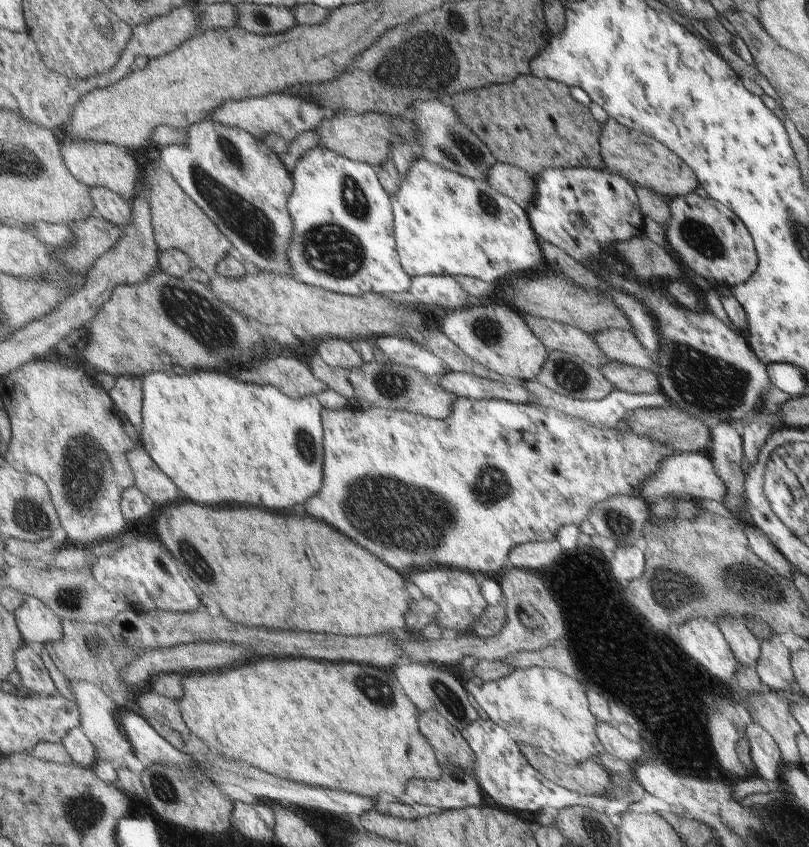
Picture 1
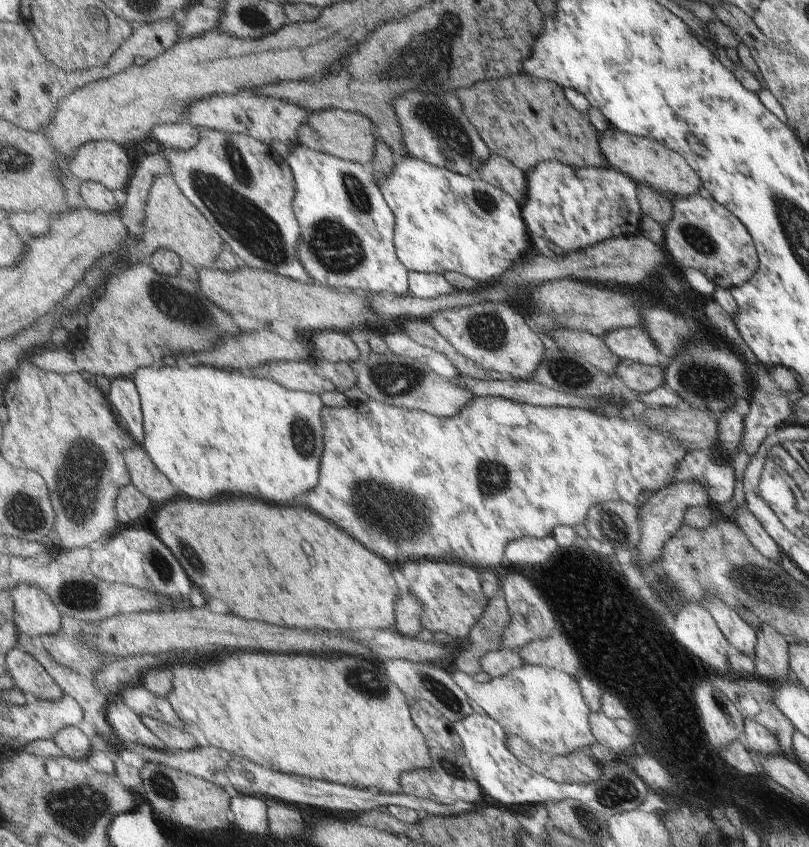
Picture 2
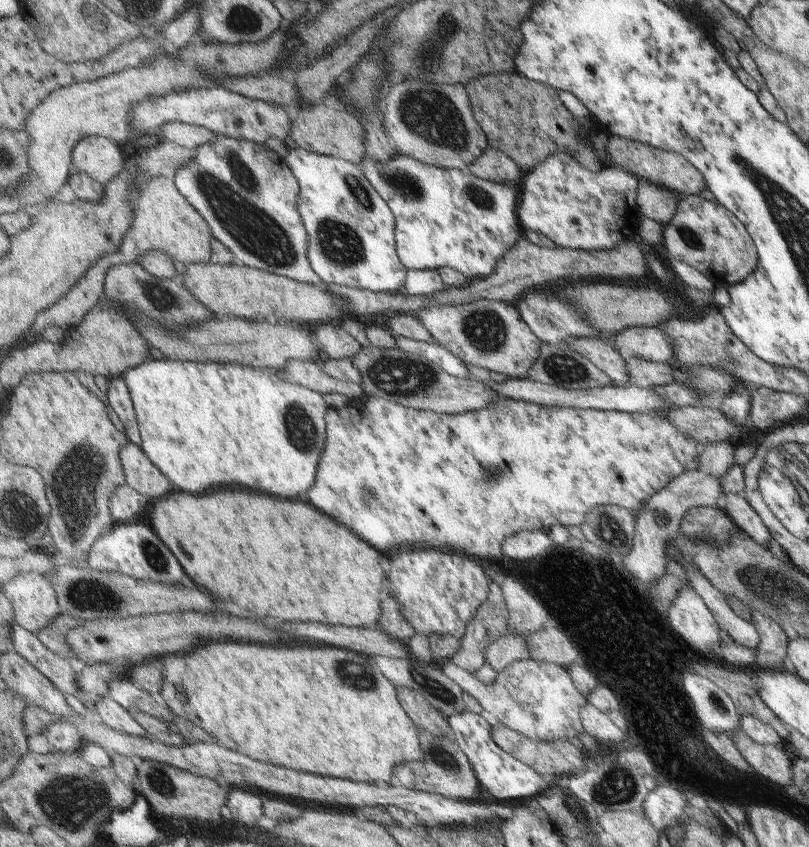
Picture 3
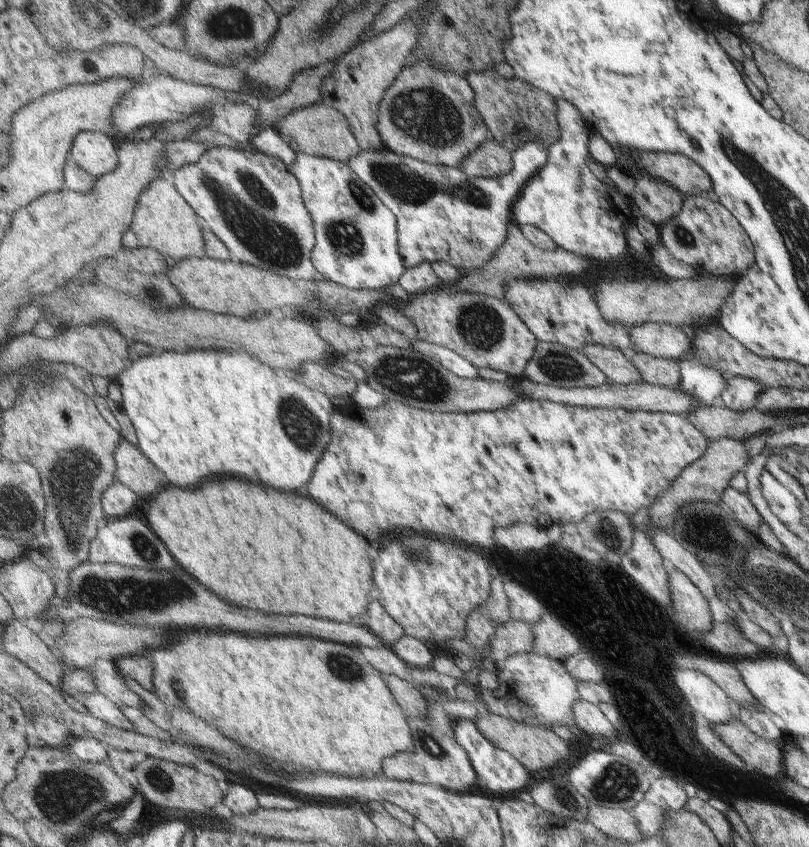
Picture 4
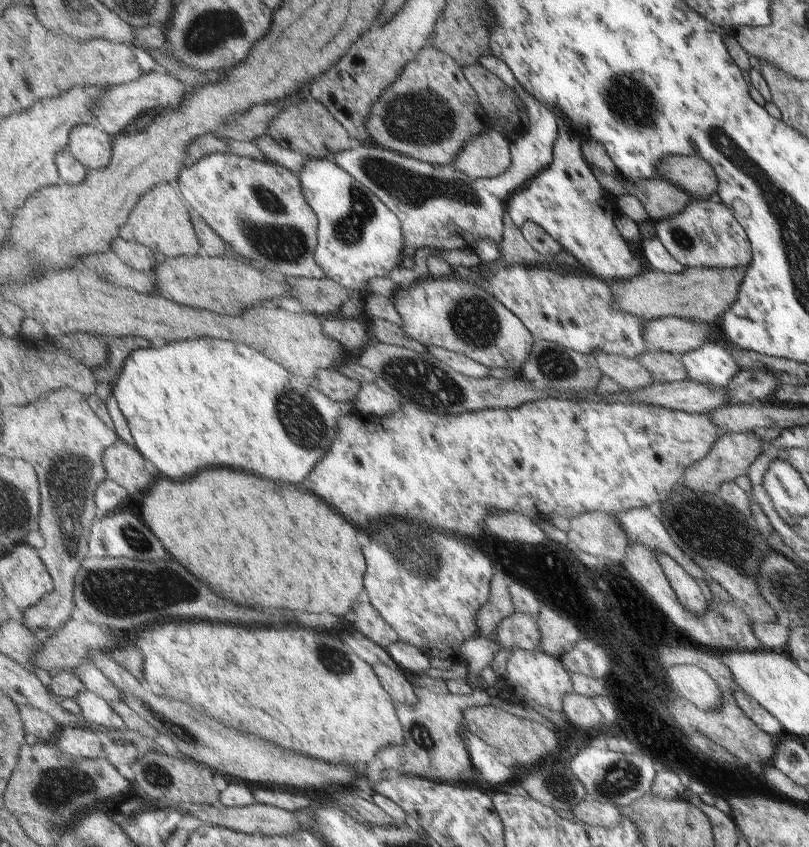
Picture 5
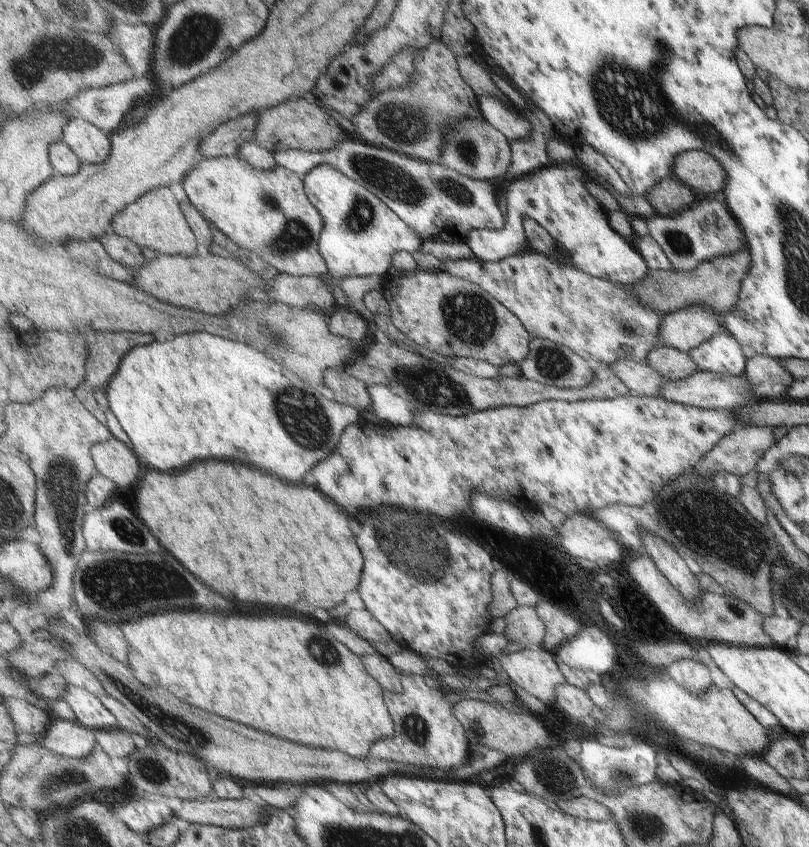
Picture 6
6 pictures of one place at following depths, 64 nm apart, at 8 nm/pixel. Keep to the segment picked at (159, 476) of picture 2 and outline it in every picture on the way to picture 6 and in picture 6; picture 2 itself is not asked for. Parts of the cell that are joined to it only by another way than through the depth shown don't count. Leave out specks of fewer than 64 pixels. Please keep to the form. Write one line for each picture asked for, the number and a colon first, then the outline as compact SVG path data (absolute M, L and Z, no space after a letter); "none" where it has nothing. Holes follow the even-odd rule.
3: M127 442L127 446L123 446L123 450L119 452L119 460L123 464L127 486L137 490L147 500L161 498L173 488L169 478L147 458L141 446Z
4: M123 440L115 448L115 482L121 482L141 498L153 492L159 494L159 488L169 480L155 464L149 462L141 448Z
5: M121 438L117 440L115 446L105 450L103 462L109 480L119 482L125 490L129 490L129 494L149 490L157 476L155 464L147 464L141 450Z
6: M111 438L109 442L95 444L91 448L97 472L113 480L119 488L123 486L137 486L143 468L139 464L139 456L135 450L131 450L125 442Z

